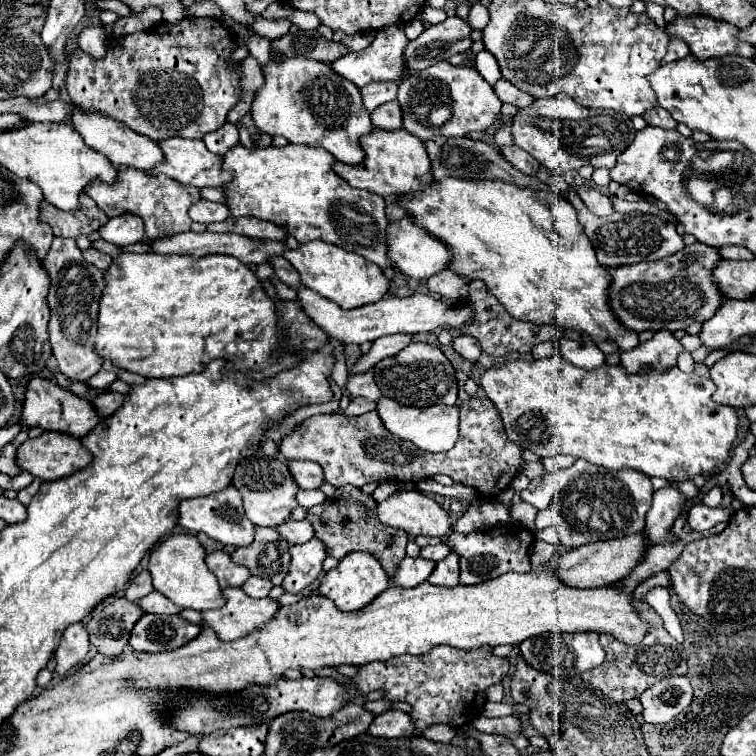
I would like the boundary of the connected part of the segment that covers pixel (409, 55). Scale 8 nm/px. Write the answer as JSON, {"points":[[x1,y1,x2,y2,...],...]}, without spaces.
{"points":[[448,17,446,21,426,27,422,35,414,41,408,41,404,49,406,73,420,73,438,61,446,61,456,53,470,49,472,27,460,17]]}

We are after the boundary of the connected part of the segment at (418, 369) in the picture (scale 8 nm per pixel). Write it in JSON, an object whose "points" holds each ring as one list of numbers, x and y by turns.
{"points":[[410,343,400,353,386,357,374,365,374,381,382,395,394,399,402,405,430,407,430,405,454,405,458,399,458,383,454,377,454,367,444,357,444,353,430,343]]}

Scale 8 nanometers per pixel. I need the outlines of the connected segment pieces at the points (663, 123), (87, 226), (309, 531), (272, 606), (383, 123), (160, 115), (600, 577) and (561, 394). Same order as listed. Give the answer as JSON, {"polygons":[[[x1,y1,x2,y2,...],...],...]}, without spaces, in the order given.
{"polygons":[[[658,105,654,109,648,109,642,117,648,125,656,125,656,127,662,127,662,129,676,129,676,121,672,121,670,113,666,109,660,109]],[[84,195,80,197,80,209,76,213,60,213,60,209,50,205,48,201,42,201,40,219,52,227,56,237,78,239,80,235,100,231,100,227,106,225,108,215,98,209,98,205,88,195]],[[304,519,304,521,286,521,284,525,278,527,280,535,290,543,290,545,296,545,296,543,306,543,310,539,316,537,314,533,314,527]],[[240,587,224,589,226,605,216,611,202,611,204,623,212,627,222,641,246,637,252,631,262,629,270,619,278,615,282,605,272,599,248,597]],[[388,101,372,111,372,125,382,131,394,131,402,127,402,113,398,101]],[[186,17,178,23,158,23,154,29,150,31,138,31,138,33,132,33,132,35,126,35,126,37,120,37,120,39,114,39,110,45,108,45,108,53,102,61,94,59,92,55,76,49,72,55,70,55,70,63,68,63,68,77,66,77,66,87,68,87,68,95,70,99,80,105,82,109,88,109,92,113,102,113,104,117,110,117,110,119,116,119,120,123,124,123,128,129,134,129,136,133,142,133,146,137,152,137,154,141,164,141,168,137,184,137,184,139,202,139,204,133,210,133,210,131,216,131,220,129,224,123,226,123,226,115,228,111,240,103,242,99,242,63,230,63,232,59,232,53,236,51,236,39,234,35,220,25,218,19,214,17]],[[634,533,632,537,624,537,616,541,596,541,592,545,582,545,560,555,558,577,564,585,570,585,572,589,596,589,600,585,610,585,626,577,640,563,646,549,648,543,644,541,642,533]],[[558,349,554,351,554,355,550,355,546,359,538,359,538,361,524,361,524,359,506,361,500,369,484,371,482,373,482,389,486,391,488,399,500,411,504,427,506,427,506,433,508,433,508,439,518,443,524,449,530,449,540,459,552,457,556,453,564,453,564,455,572,455,576,459,584,459,584,461,588,461,592,465,600,465,604,469,634,469,634,471,640,471,640,473,644,473,648,477,664,477,670,483,692,481,696,475,704,475,708,479,714,473,718,473,718,469,722,465,726,465,726,461,730,459,730,449,732,449,732,443,734,443,734,439,738,435,738,423,740,423,740,419,738,419,734,409,728,409,728,405,726,407,724,405,716,405,710,399,714,389,716,389,716,385,710,379,706,379,706,377,700,377,696,373,682,373,678,367,670,369,668,373,642,373,642,375,640,373,636,373,636,375,634,373,626,373,620,365,616,365,616,367,602,365,596,371,584,371,584,369,572,367,568,361,564,361,560,357]]]}

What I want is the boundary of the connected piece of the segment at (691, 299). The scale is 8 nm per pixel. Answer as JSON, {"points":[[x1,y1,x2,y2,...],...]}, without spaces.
{"points":[[704,243,686,245,672,257,660,261,640,261,634,265,624,265,610,269,610,305,620,317,620,323,636,331,678,331,686,329,694,321,704,323,714,317,716,309,724,303,722,289,714,283,714,267,722,261,718,247]]}

